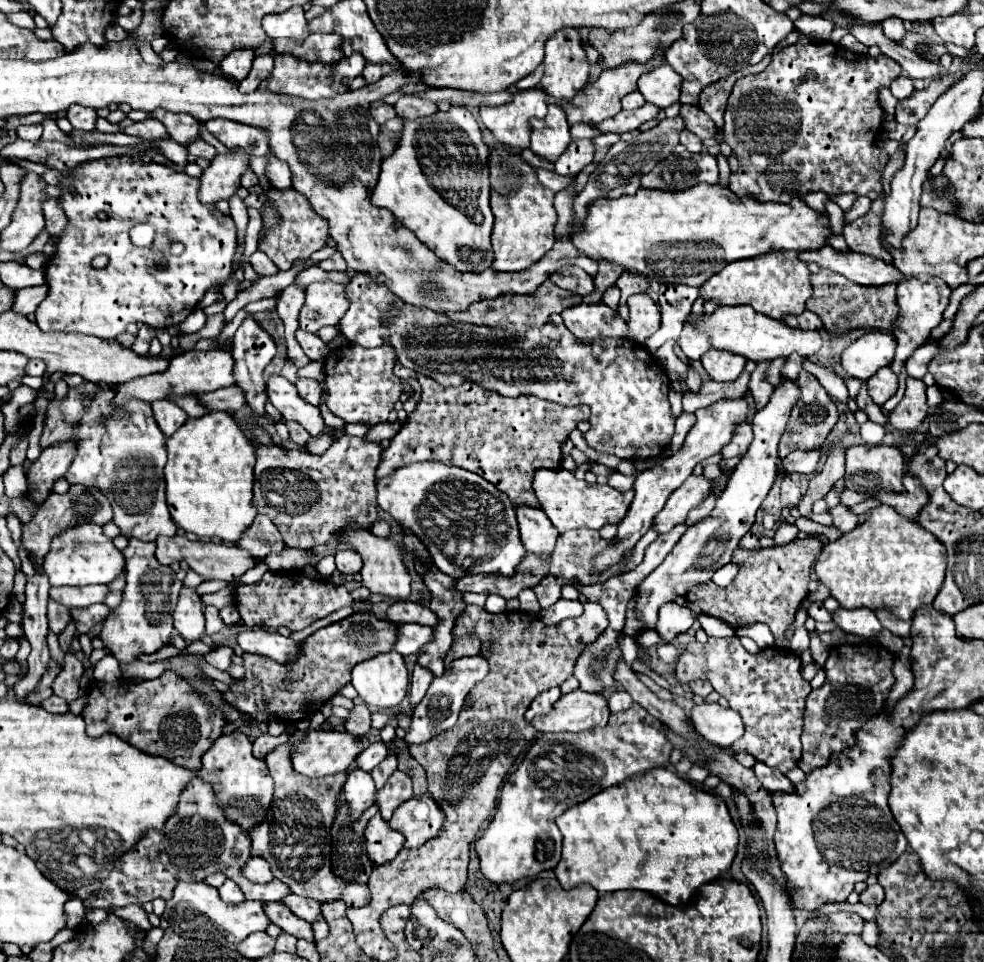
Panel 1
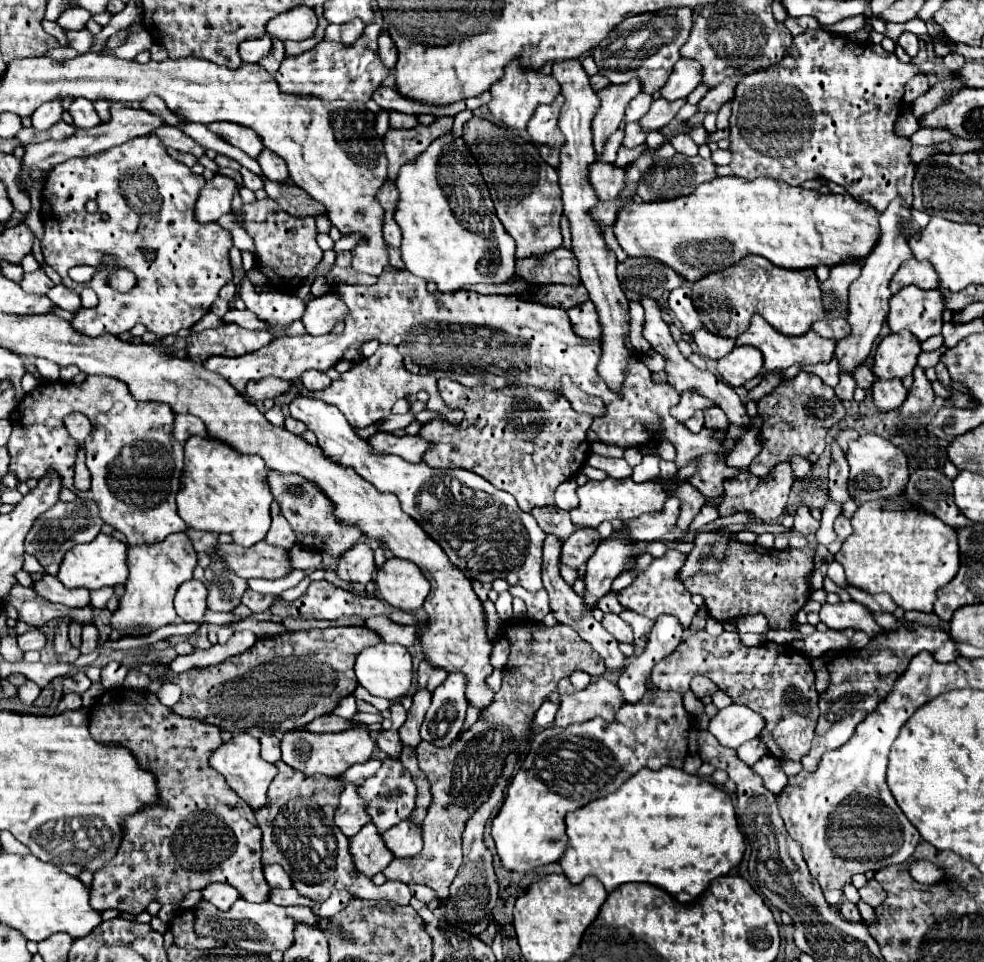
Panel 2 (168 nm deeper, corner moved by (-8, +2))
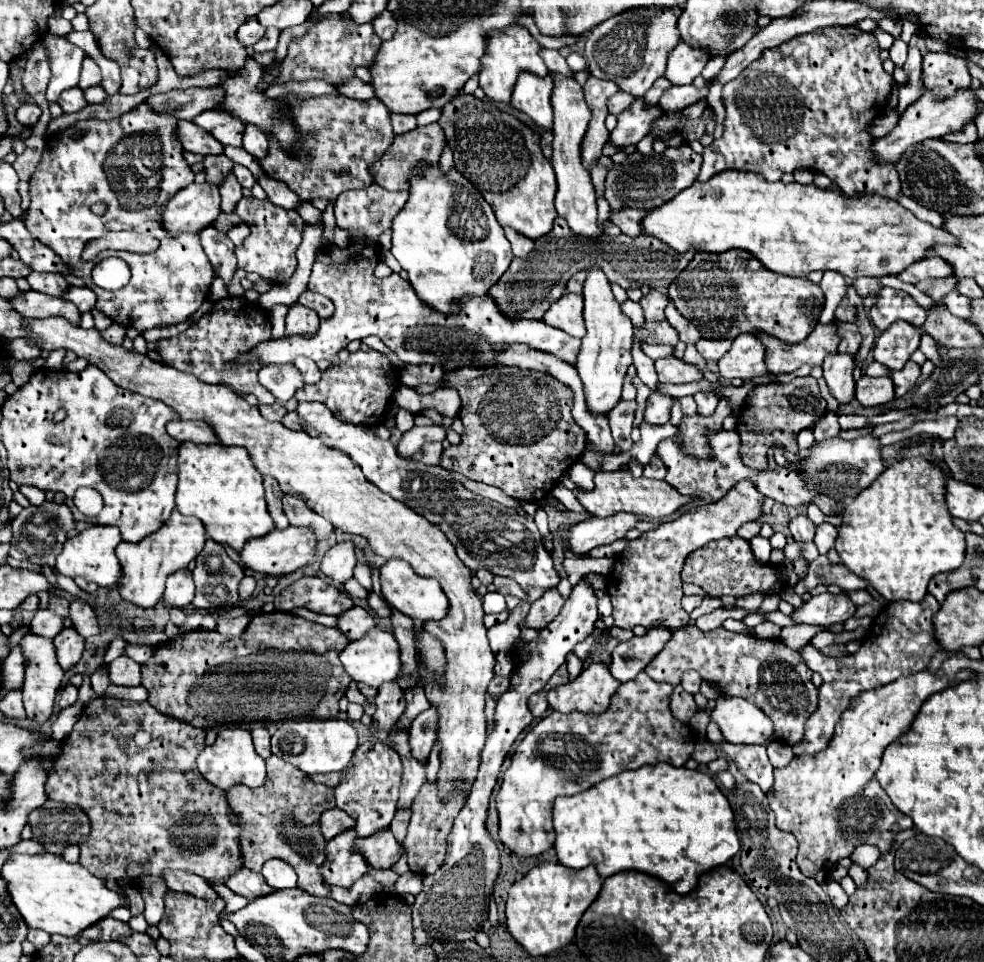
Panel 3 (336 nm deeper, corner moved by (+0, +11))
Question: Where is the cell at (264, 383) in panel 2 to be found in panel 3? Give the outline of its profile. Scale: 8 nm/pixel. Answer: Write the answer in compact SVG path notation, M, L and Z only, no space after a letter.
M266 365L258 373L258 379L282 403L304 387L304 379L294 365Z

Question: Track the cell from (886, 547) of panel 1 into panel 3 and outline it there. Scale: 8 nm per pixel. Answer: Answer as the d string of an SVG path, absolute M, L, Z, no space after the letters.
M910 457L894 461L886 471L862 491L842 513L842 527L838 529L836 551L842 563L858 577L866 579L886 601L918 601L924 599L928 581L936 573L954 571L962 565L966 553L964 533L952 523L952 515L944 503L946 479L944 471L924 457Z

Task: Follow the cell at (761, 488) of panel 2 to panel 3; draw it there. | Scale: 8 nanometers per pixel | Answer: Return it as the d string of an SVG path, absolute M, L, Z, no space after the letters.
M740 481L724 499L710 505L698 505L696 511L686 511L676 521L660 523L656 529L642 535L642 539L630 541L616 559L614 571L608 577L614 625L622 629L634 629L636 625L652 629L664 625L670 631L686 627L690 615L680 605L684 595L680 571L686 557L710 541L734 537L746 521L758 519L762 515L762 499L764 497L758 495L758 489L750 485L750 481Z

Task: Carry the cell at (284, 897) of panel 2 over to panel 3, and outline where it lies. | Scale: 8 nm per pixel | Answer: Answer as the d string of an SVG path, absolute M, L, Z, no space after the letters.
M242 867L240 871L236 871L234 875L226 877L224 885L226 885L228 889L232 889L236 895L246 897L248 901L272 893L272 887L264 881L264 877L262 877L260 873L254 873L254 871L244 869L244 867Z

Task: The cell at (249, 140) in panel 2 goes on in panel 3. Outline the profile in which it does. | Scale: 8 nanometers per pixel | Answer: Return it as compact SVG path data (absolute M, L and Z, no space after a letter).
M204 111L194 119L198 127L208 131L214 139L218 139L222 145L232 145L232 147L242 147L242 131L244 123L236 117L232 117L226 111Z

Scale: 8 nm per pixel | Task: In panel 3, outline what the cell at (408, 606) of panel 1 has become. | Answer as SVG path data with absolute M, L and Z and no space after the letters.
M374 592L368 595L368 605L370 605L370 609L380 618L388 617L391 614L387 602Z

